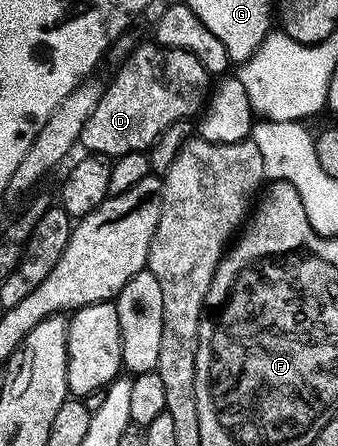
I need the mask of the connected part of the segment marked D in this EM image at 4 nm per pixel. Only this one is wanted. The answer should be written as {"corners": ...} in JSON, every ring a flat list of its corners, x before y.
{"corners":[[142,41,137,45,129,53,128,58,118,65,121,67,118,68,117,75,110,82,107,82,99,104,95,104,95,108,81,133,79,146,80,149,85,149,82,151,106,160,118,158,127,152,148,151,153,141,168,126,200,115,211,89,209,69,201,63,199,56,195,56,183,48,167,48,166,46,158,46,156,41,148,41]]}

